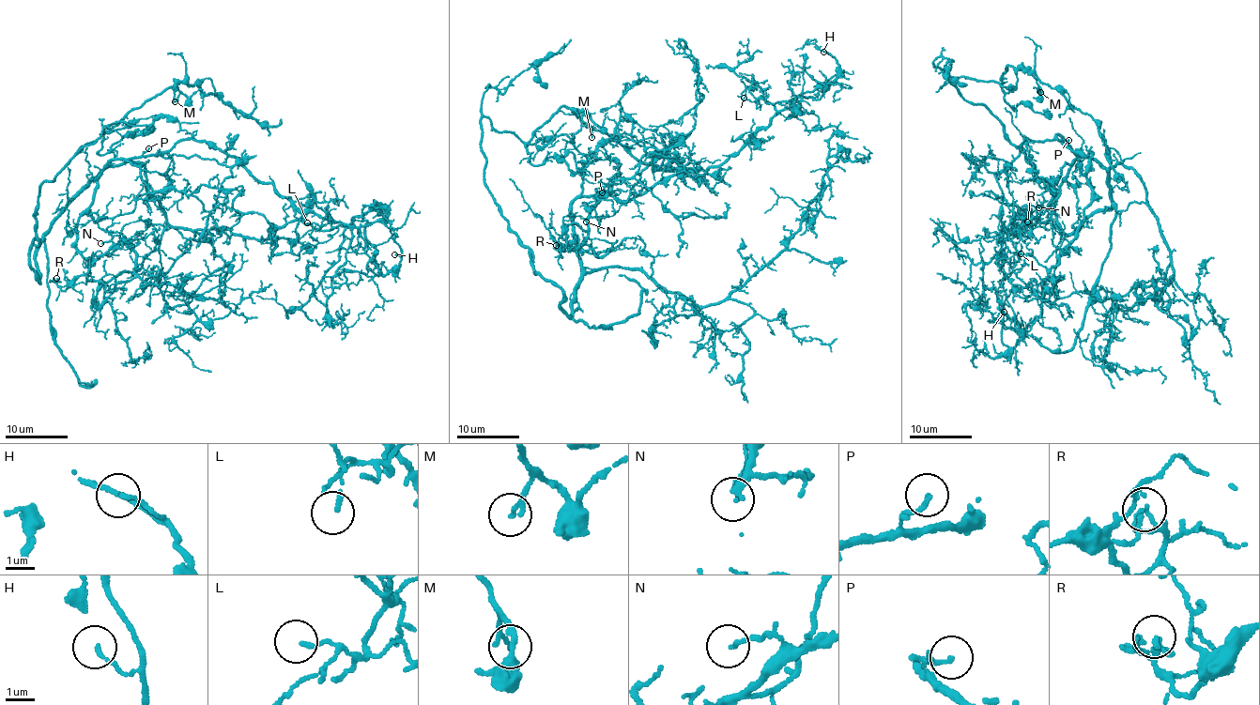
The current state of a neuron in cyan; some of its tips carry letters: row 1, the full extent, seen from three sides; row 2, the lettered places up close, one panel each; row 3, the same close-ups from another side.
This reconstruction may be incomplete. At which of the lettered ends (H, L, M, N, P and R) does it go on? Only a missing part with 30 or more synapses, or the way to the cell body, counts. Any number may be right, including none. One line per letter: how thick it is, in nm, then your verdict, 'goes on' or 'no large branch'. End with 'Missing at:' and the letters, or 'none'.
H: 140 nm thick; no large branch
L: 120 nm thick; no large branch
M: 150 nm thick; no large branch
N: 130 nm thick; no large branch
P: 150 nm thick; no large branch
R: 130 nm thick; no large branch
Missing at: none

